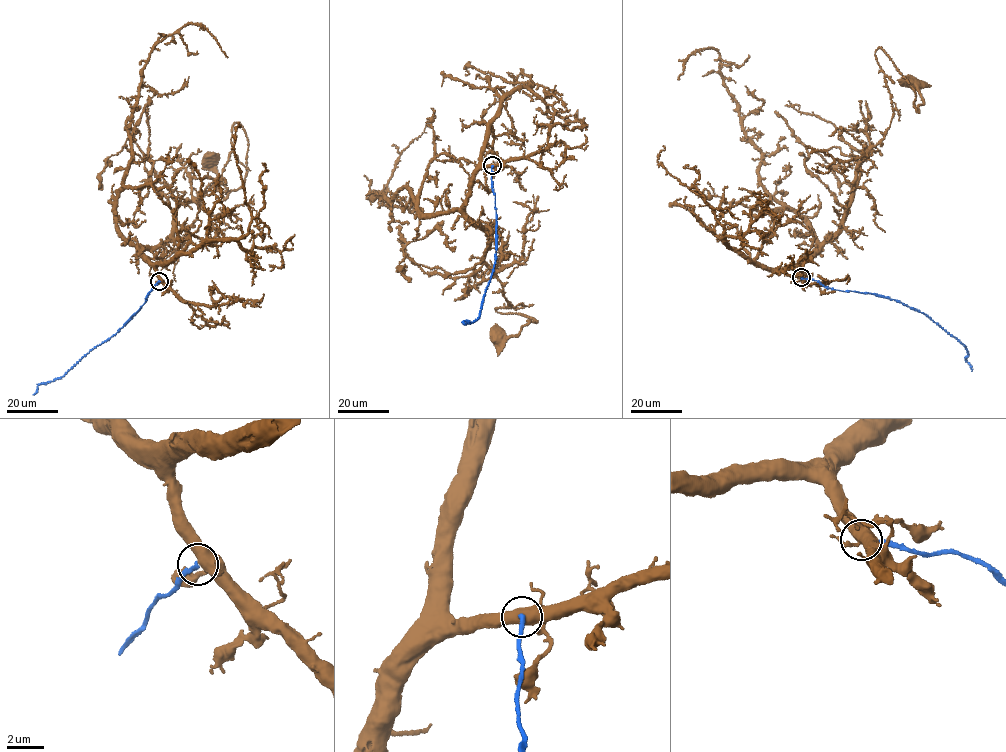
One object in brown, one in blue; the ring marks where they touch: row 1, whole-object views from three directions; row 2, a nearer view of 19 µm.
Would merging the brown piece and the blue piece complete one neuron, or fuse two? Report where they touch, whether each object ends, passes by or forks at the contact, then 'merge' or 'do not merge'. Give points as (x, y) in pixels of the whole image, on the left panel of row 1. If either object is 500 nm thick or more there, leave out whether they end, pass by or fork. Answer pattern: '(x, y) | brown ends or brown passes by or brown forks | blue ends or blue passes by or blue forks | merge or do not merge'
(159, 281) | do not merge

